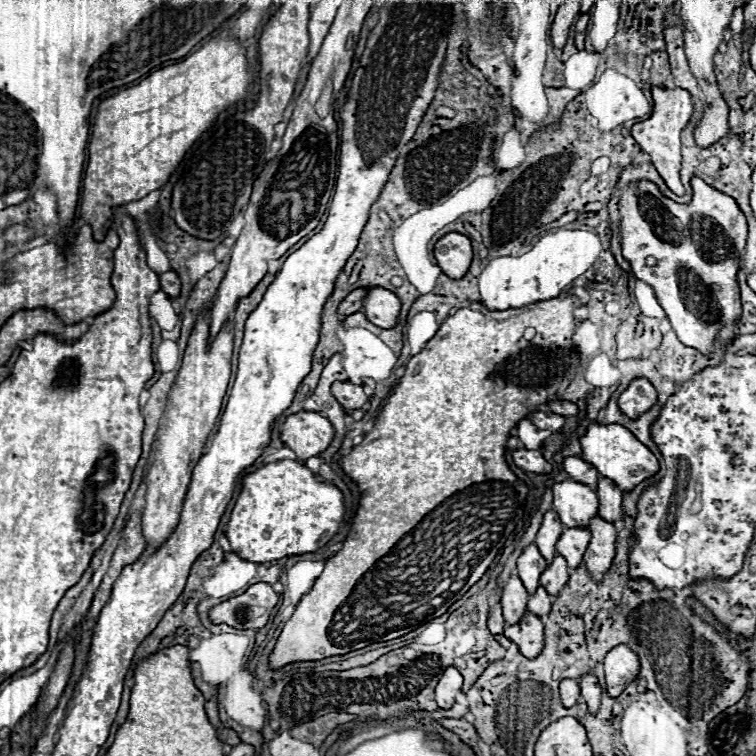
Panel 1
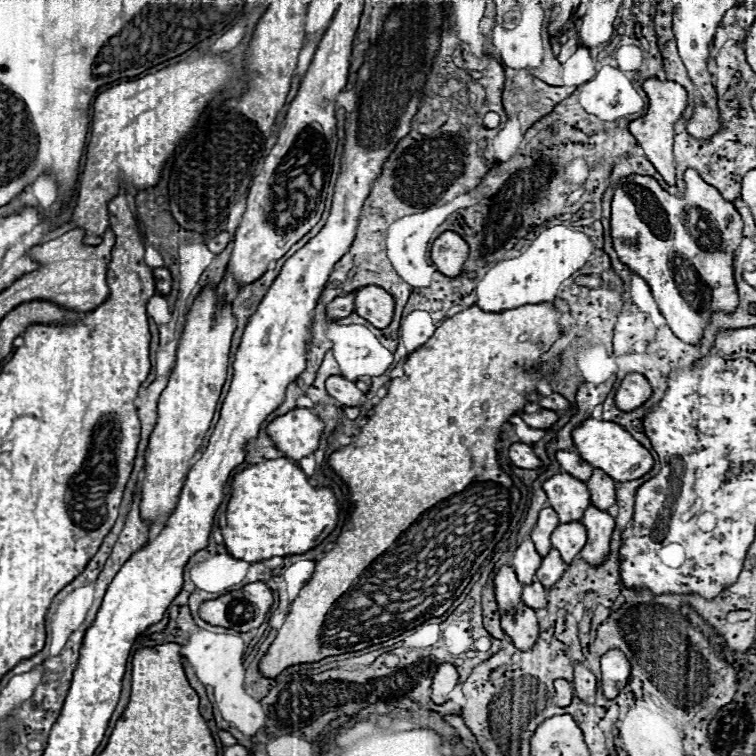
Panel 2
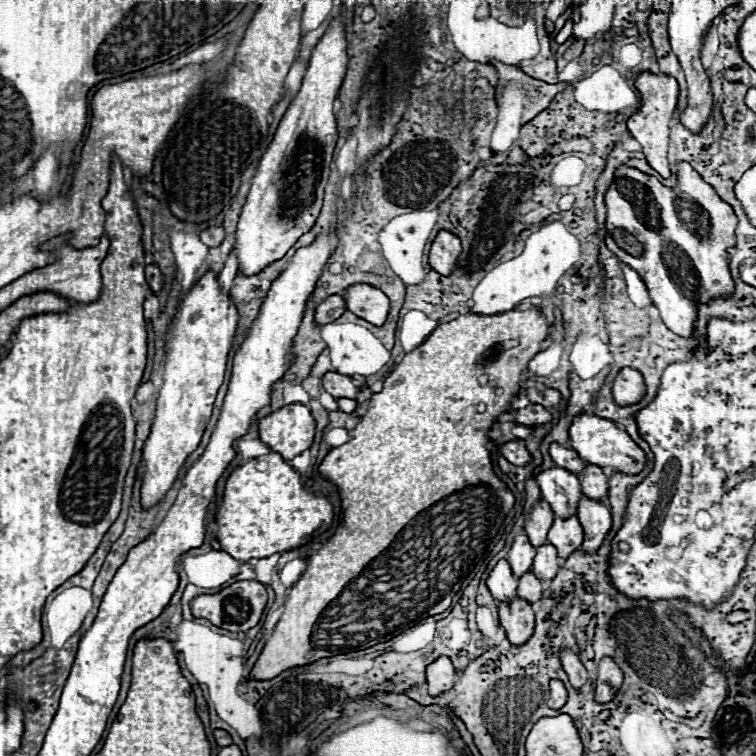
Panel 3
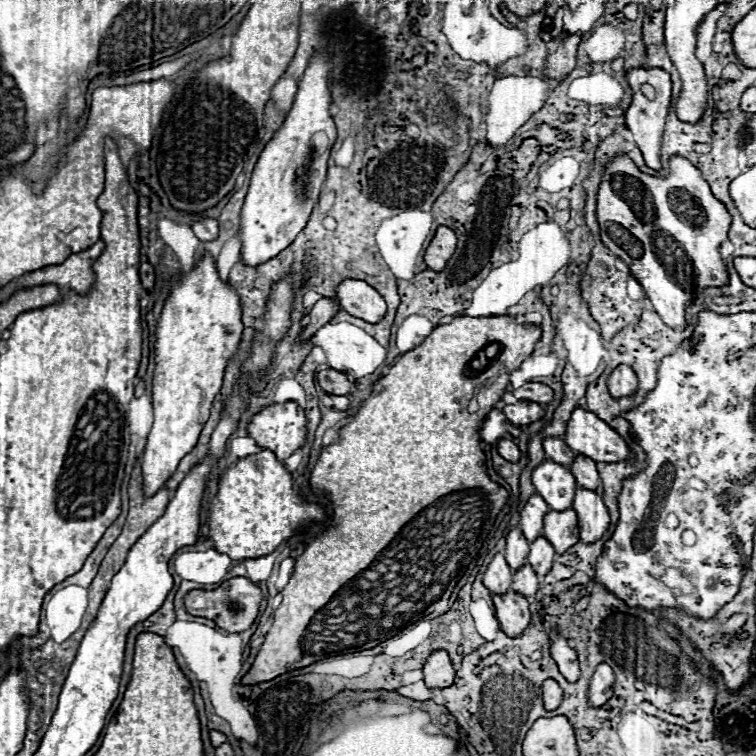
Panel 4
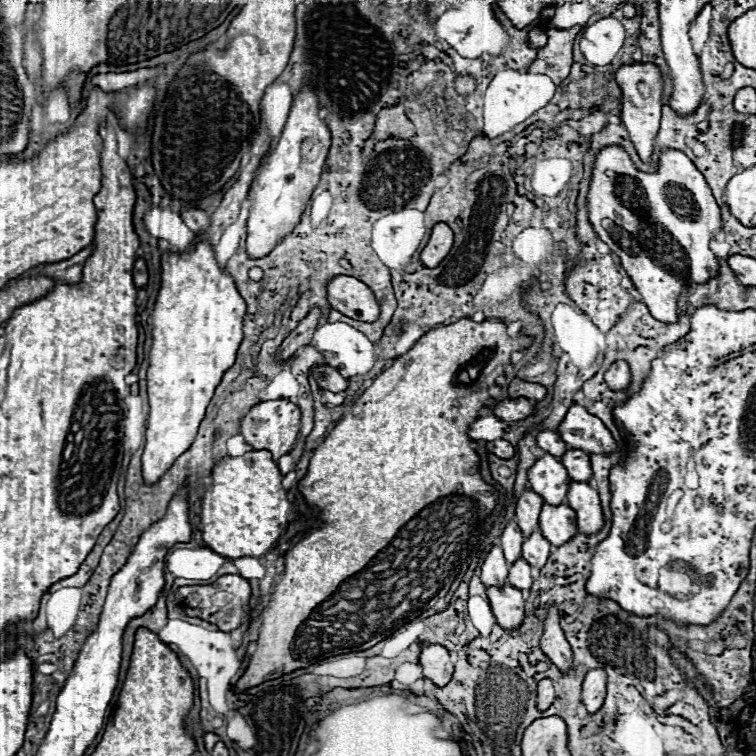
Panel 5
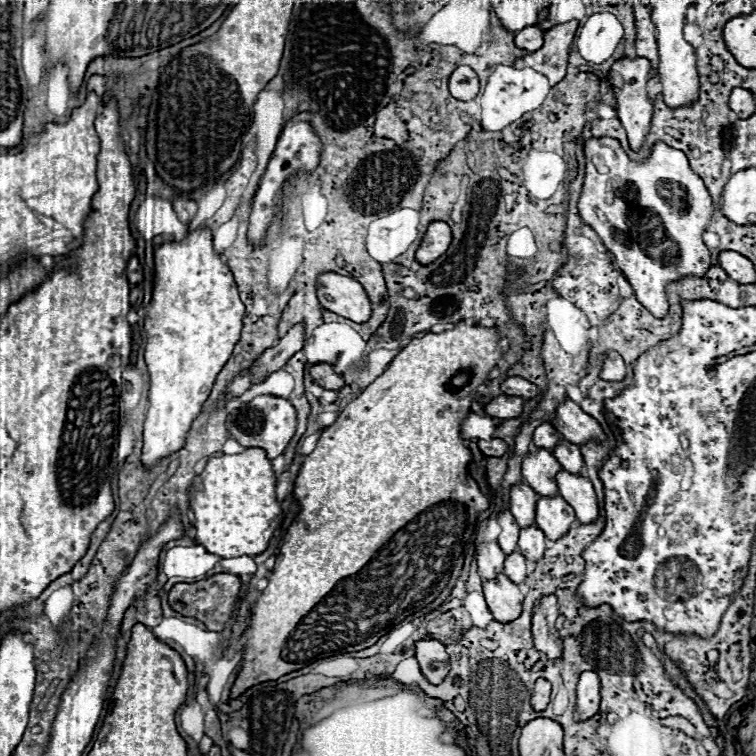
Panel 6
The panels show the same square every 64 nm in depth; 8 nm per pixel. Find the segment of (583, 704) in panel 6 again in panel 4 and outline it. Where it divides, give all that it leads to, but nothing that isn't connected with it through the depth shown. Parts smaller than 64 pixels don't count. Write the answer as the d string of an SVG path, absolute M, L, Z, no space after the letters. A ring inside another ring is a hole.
M600 664L588 684L588 702L592 708L600 708L610 698L610 686L614 684L614 672L608 664Z

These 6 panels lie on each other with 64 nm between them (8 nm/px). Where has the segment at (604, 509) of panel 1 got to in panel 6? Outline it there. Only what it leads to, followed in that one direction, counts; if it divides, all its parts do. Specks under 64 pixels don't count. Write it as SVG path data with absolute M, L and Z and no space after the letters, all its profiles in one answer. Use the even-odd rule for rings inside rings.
M564 438L560 442L562 444L558 444L552 450L552 454L556 456L556 460L560 462L560 466L564 470L574 470L574 474L580 474L580 470L582 470L582 454L580 454L578 446L572 444L572 442L566 442Z

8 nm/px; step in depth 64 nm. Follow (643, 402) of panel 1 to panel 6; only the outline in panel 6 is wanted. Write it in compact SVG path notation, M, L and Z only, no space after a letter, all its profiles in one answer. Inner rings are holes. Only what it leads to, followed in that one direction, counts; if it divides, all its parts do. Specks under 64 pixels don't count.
M610 350L602 362L602 370L600 370L600 378L602 380L610 380L610 382L620 382L626 376L626 368L624 362L620 358L618 352Z

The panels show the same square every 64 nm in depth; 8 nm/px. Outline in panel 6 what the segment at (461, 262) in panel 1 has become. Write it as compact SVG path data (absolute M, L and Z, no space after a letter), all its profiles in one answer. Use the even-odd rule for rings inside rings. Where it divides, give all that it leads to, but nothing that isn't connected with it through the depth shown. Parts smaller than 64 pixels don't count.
M430 222L418 250L416 250L416 260L420 264L430 264L434 262L434 258L442 256L448 246L450 246L450 238L452 238L452 232L450 232L450 226L446 222Z

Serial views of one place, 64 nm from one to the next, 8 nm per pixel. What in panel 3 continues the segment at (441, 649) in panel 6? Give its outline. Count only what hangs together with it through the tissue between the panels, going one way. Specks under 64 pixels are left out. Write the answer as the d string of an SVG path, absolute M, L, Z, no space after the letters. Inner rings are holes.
M448 656L436 658L428 668L426 668L426 684L430 696L438 696L454 686L456 680L456 670L450 662Z

